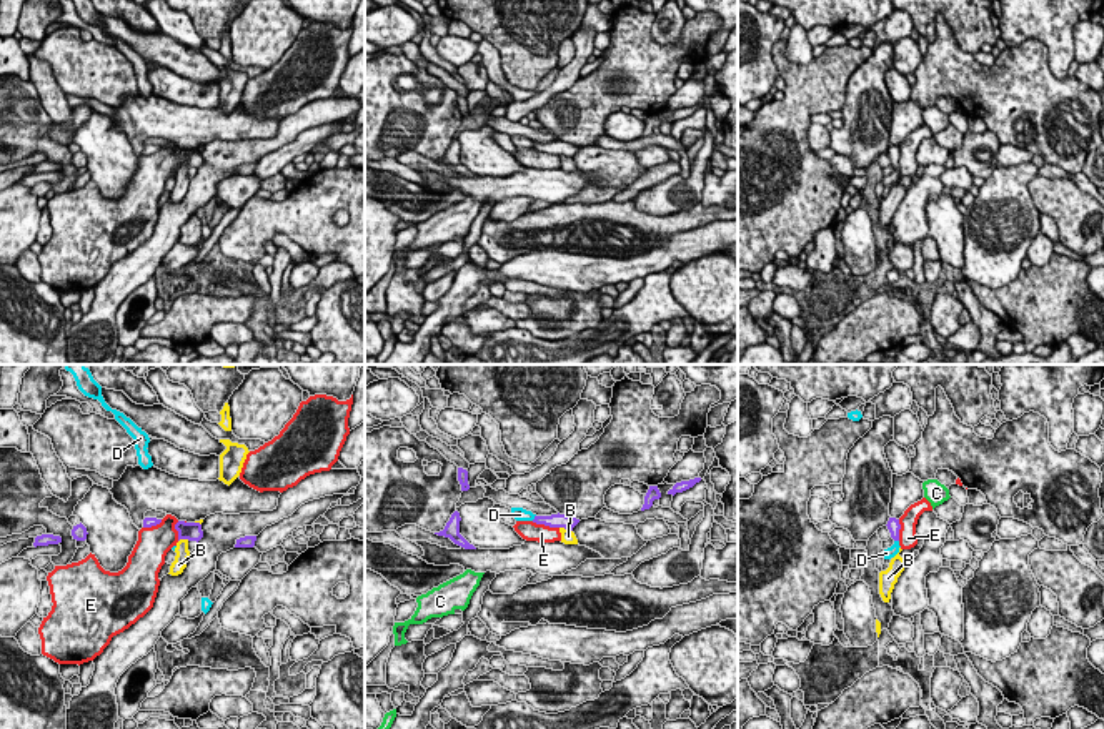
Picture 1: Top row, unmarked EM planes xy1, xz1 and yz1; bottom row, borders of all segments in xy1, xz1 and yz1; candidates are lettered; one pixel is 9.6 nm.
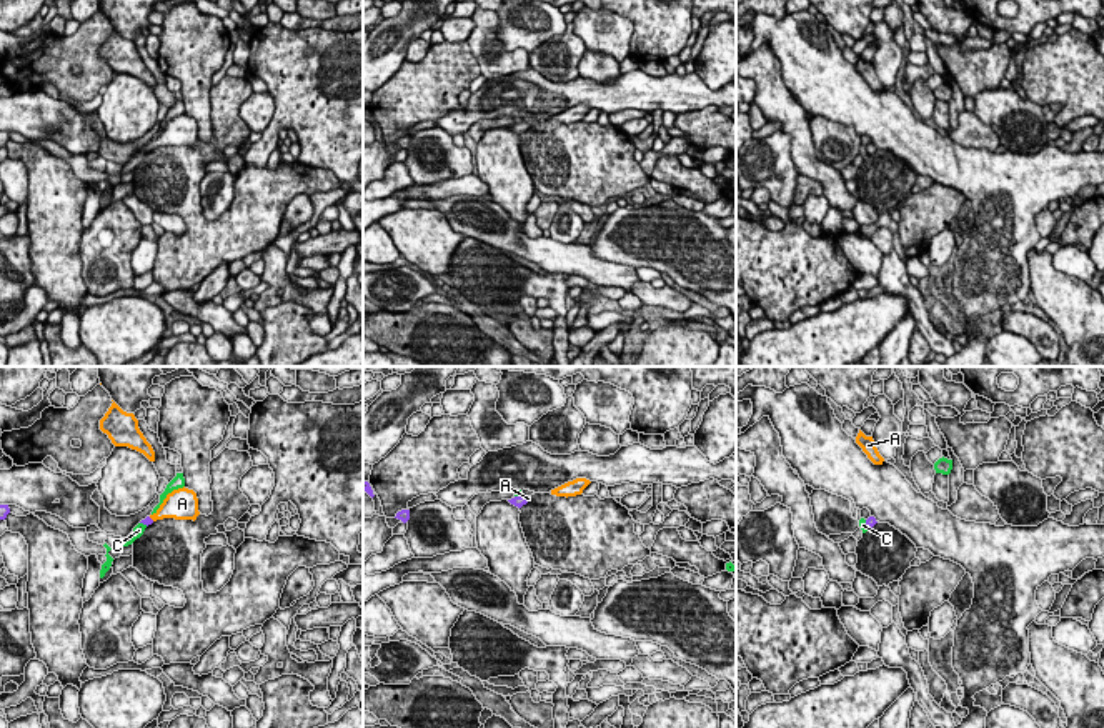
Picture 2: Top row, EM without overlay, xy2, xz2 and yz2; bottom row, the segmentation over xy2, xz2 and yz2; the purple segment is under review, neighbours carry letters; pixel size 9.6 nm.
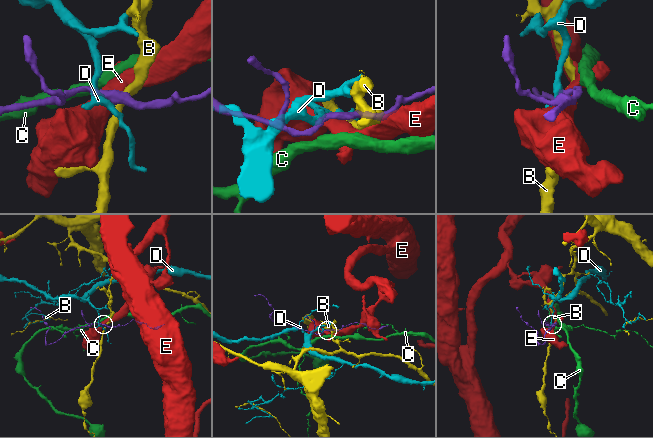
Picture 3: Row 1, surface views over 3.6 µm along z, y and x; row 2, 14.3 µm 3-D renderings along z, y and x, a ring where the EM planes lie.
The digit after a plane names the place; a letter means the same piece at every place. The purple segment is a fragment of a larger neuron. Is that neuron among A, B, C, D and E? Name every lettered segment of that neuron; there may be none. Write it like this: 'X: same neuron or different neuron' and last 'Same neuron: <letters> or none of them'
A: same neuron
B: different neuron
C: different neuron
D: different neuron
E: different neuron
Same neuron: A

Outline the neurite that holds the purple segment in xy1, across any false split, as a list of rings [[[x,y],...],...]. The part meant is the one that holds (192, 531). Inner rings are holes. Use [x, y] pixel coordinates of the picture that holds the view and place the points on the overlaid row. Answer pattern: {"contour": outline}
{"contour": [[[178,521],[175,524],[175,529],[178,531],[178,541],[188,539],[188,541],[200,541],[203,538],[201,524],[200,523],[185,523]]]}

